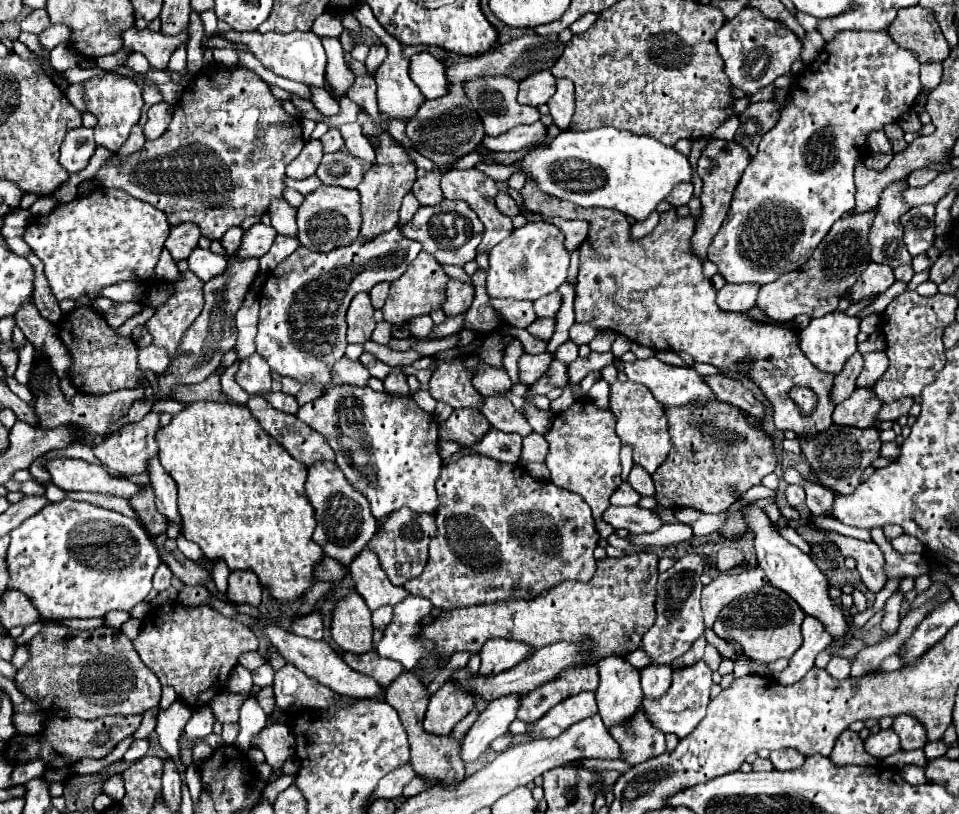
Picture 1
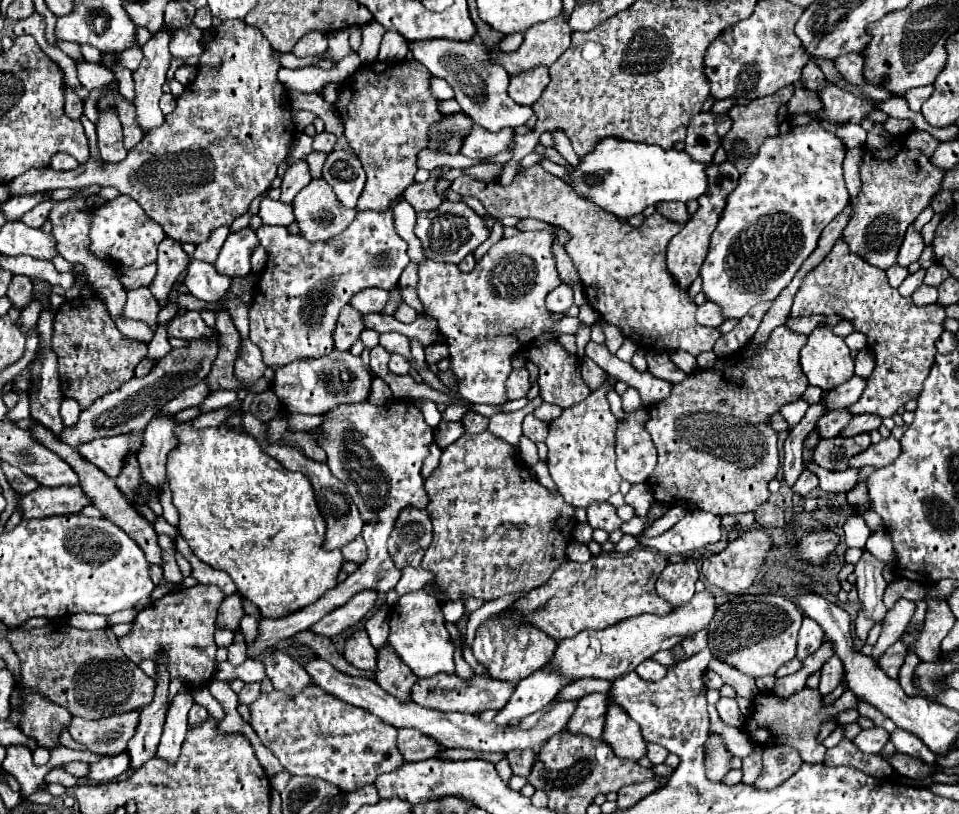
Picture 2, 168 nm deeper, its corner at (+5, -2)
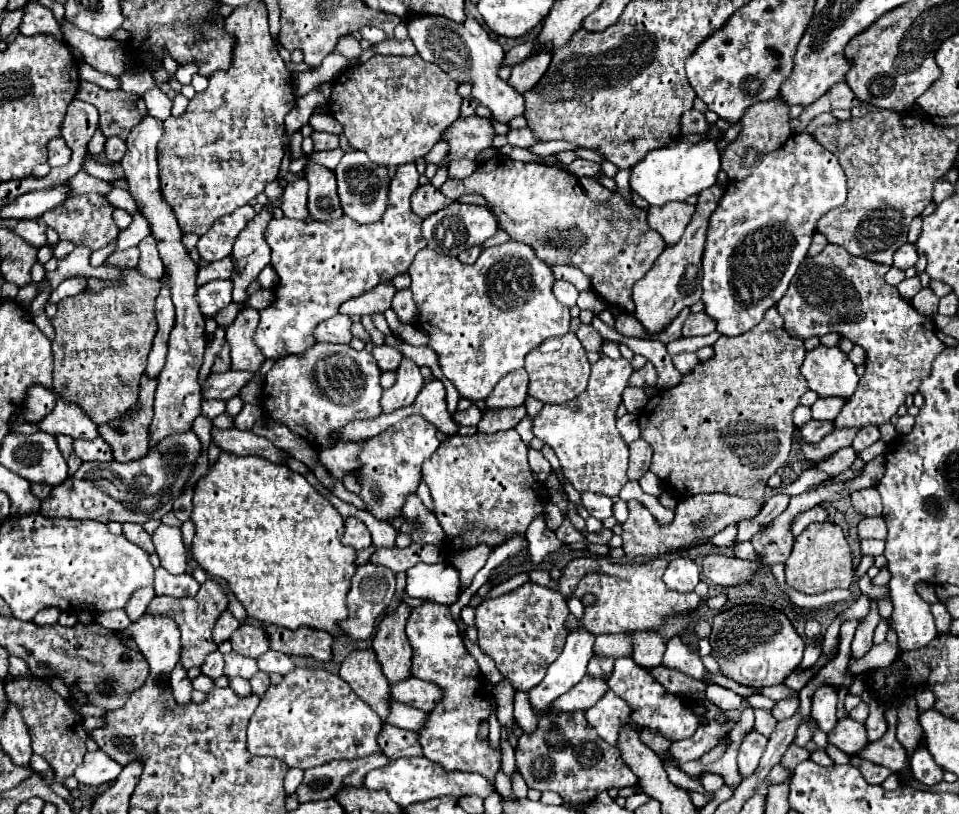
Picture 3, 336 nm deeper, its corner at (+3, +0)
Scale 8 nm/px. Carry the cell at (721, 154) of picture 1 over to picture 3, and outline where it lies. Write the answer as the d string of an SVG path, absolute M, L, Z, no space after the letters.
M717 183L717 185L713 185L713 189L705 189L699 193L697 211L691 219L691 225L685 229L681 241L677 245L665 247L665 251L659 255L659 259L649 269L649 273L633 285L635 317L645 327L647 333L663 331L677 317L677 313L683 307L693 305L701 299L701 277L703 277L701 253L705 249L703 247L705 245L705 229L709 227L709 217L711 217L713 209L717 209L717 201L721 201L725 187L727 187L727 183Z

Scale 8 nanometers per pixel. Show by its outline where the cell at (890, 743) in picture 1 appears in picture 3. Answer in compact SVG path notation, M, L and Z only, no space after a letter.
M847 717L837 723L837 729L829 735L829 743L837 745L847 755L855 755L869 743L865 725Z

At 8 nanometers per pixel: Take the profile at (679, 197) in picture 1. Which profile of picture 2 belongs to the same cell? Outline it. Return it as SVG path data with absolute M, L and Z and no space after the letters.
M662 202L656 205L657 211L665 217L671 219L673 223L687 223L689 221L689 211L685 203L681 202Z

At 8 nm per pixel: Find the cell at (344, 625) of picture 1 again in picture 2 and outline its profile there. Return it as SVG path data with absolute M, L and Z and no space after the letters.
M365 631L353 633L353 637L347 639L343 657L347 659L349 665L365 671L377 671L377 649L371 645L369 637Z

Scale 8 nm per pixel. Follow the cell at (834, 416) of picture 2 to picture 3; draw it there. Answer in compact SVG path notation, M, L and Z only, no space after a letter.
M809 421L801 427L801 437L807 443L819 443L825 435L829 435L833 431L833 421Z

